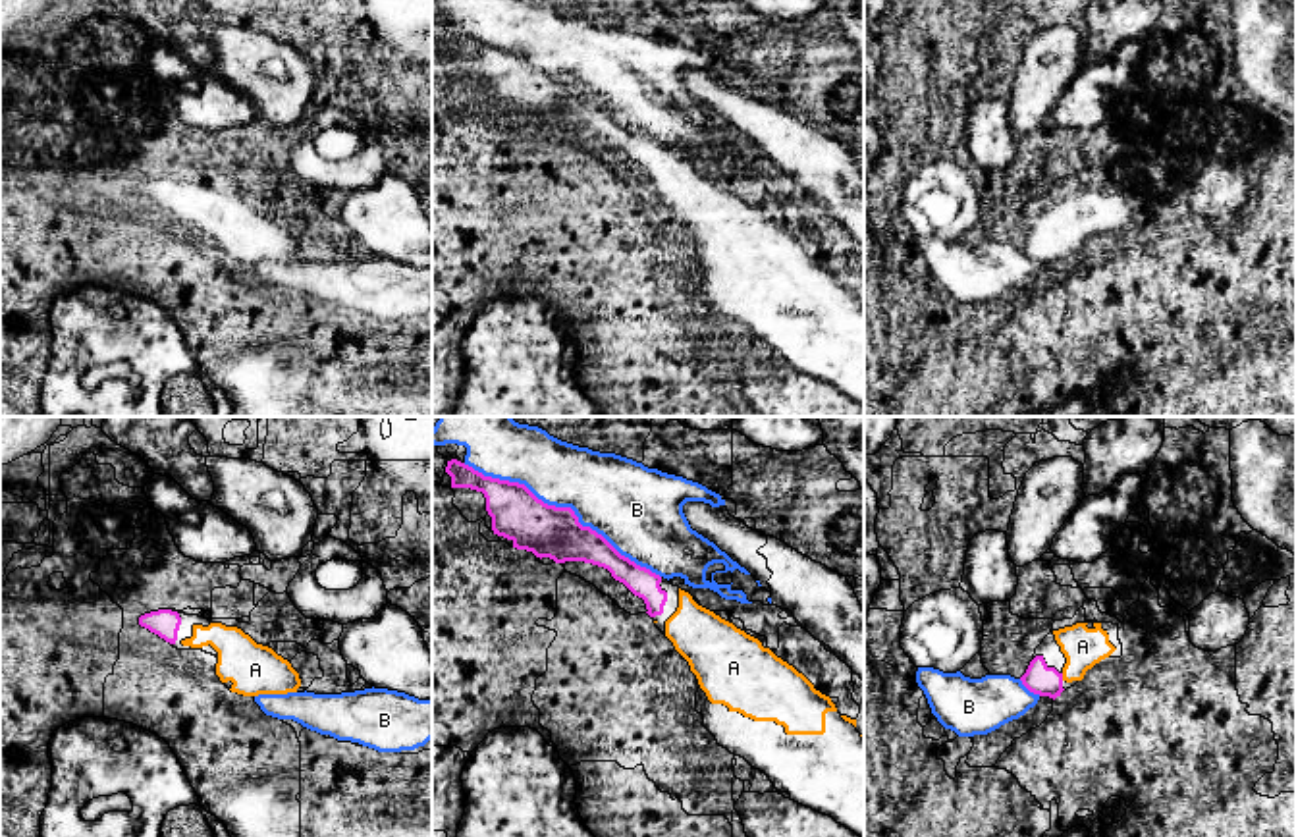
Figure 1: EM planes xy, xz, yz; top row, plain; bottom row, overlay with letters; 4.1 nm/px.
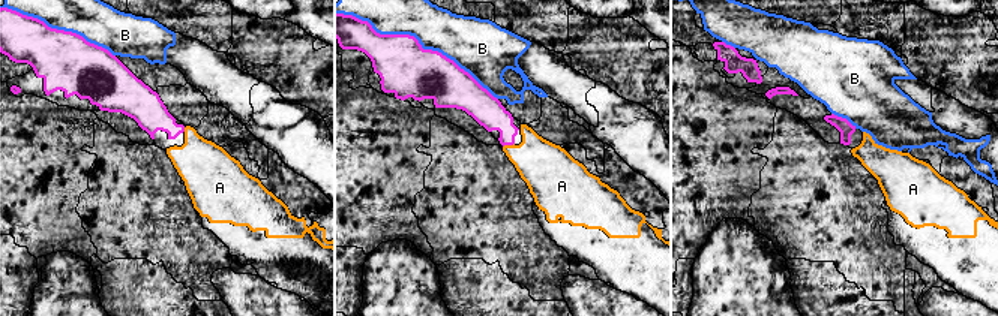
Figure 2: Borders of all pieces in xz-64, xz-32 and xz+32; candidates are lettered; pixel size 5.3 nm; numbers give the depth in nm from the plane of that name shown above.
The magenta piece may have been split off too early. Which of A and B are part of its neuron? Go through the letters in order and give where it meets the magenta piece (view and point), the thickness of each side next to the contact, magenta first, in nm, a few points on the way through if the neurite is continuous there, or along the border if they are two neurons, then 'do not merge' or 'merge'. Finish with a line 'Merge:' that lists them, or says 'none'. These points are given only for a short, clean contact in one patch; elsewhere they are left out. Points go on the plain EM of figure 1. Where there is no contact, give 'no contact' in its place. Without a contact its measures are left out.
A: contact yz (1061, 245); calibres 130 and 170 nm; way yz (1040, 247), (1061, 245), (1079, 228), (1082, 215); merge
B: contact xz (564, 76); calibres 220 and 340 nm; do not merge
Merge: A

